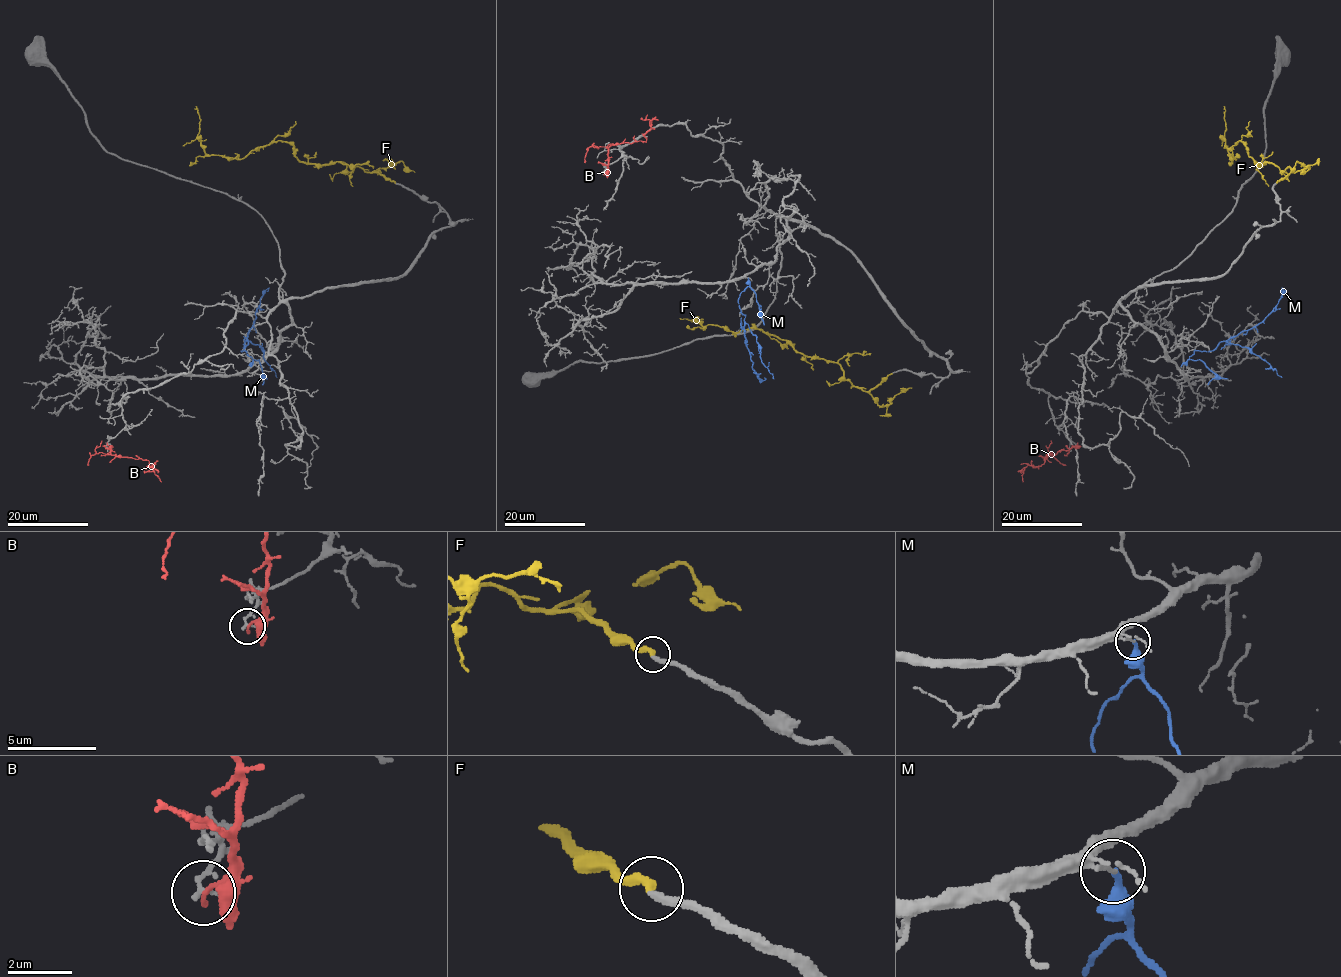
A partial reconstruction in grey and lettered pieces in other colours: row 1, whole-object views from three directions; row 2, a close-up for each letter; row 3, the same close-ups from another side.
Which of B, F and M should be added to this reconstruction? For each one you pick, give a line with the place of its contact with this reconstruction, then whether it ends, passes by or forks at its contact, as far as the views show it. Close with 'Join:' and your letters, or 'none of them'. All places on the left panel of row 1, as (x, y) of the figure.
F: Touches grey at (394, 182). It ends there
Join: F

